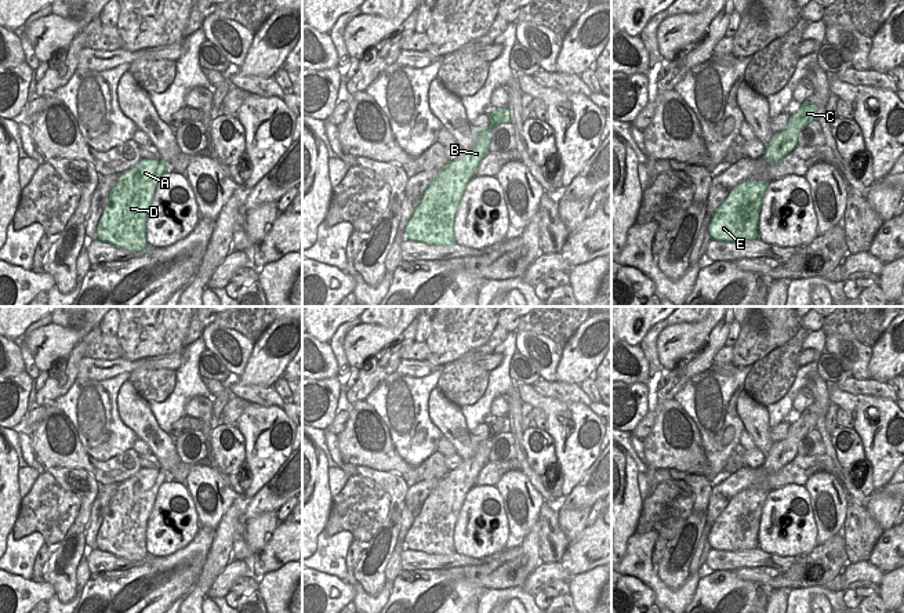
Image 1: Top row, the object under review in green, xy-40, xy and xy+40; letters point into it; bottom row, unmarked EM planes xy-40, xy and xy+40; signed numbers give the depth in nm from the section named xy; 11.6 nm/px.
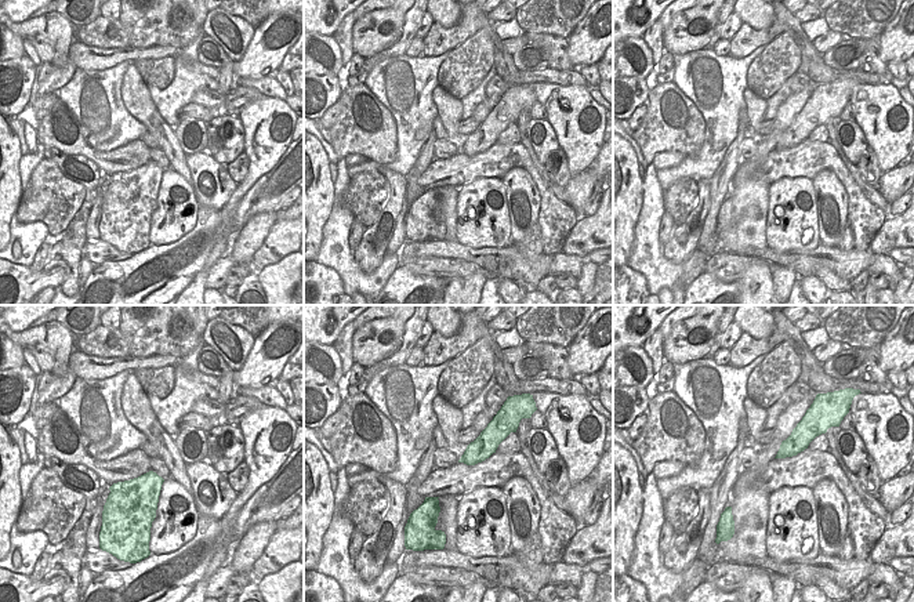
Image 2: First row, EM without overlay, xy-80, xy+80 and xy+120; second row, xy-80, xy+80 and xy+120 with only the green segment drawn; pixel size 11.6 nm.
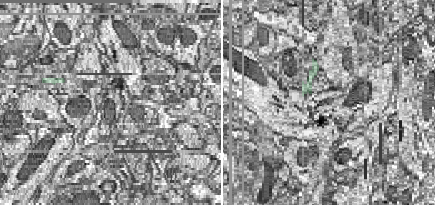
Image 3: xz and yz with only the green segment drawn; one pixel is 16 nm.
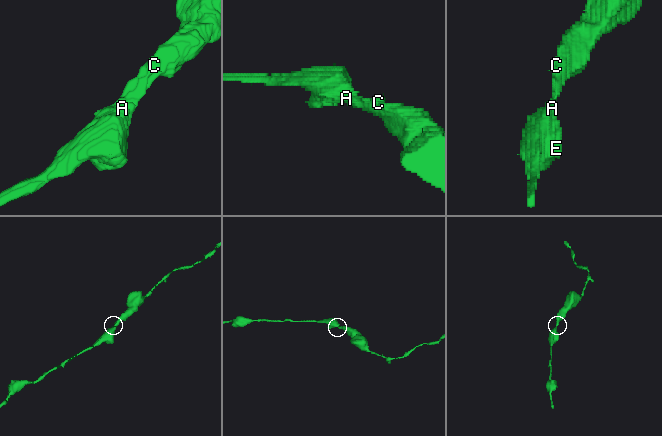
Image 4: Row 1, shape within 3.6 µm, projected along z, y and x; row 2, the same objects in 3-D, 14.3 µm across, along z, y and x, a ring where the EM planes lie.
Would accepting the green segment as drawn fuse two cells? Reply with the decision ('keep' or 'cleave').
keep

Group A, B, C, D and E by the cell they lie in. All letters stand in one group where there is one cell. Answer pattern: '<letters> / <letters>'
A B C D E

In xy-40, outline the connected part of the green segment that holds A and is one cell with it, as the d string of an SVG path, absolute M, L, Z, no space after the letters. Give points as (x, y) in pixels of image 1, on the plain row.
M142 468L135 476L119 483L98 530L97 549L127 561L148 556L148 519L168 472L163 468Z

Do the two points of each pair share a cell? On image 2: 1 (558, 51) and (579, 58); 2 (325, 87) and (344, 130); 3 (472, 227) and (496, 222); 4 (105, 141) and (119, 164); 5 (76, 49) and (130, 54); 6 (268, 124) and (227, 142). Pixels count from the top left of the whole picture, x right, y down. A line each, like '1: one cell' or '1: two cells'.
1: two cells
2: two cells
3: one cell
4: two cells
5: one cell
6: two cells

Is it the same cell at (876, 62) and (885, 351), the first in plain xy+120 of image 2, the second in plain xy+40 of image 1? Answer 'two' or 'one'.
two

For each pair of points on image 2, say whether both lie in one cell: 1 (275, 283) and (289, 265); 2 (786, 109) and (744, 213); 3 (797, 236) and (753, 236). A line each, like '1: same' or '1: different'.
1: same
2: same
3: different

